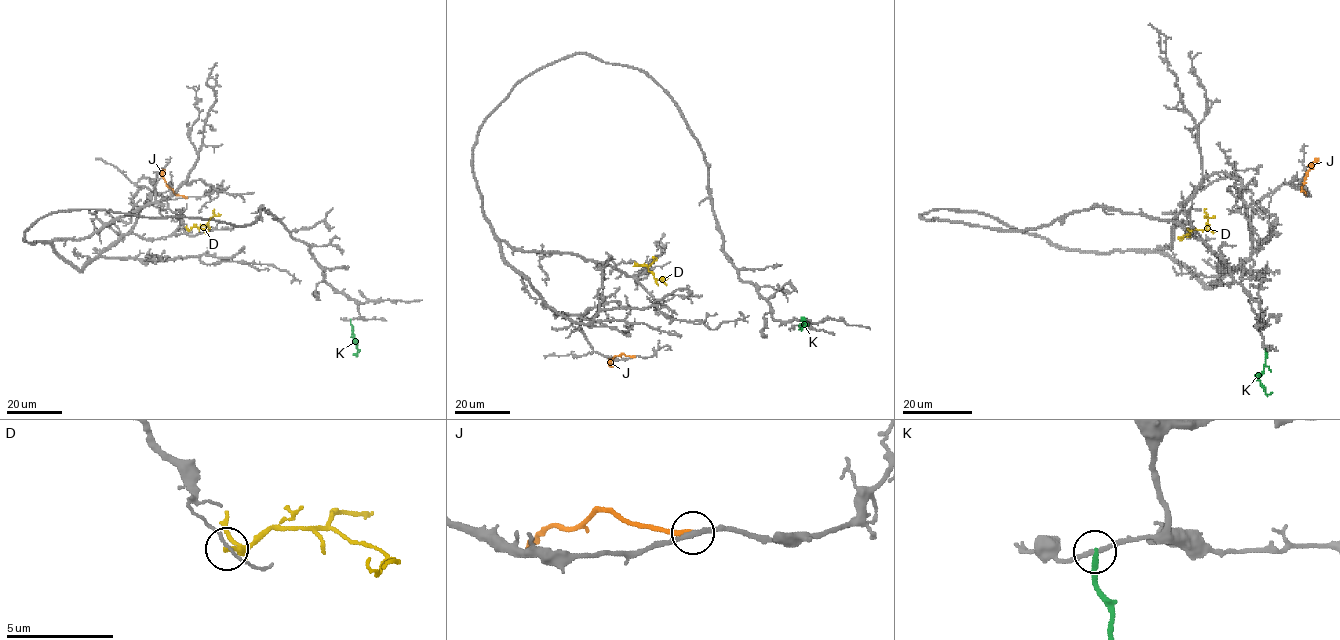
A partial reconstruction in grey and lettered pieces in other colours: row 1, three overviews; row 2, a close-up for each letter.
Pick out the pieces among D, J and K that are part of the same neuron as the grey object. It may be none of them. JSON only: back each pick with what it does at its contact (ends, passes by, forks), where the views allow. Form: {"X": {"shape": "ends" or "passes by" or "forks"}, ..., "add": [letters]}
{"add": []}

